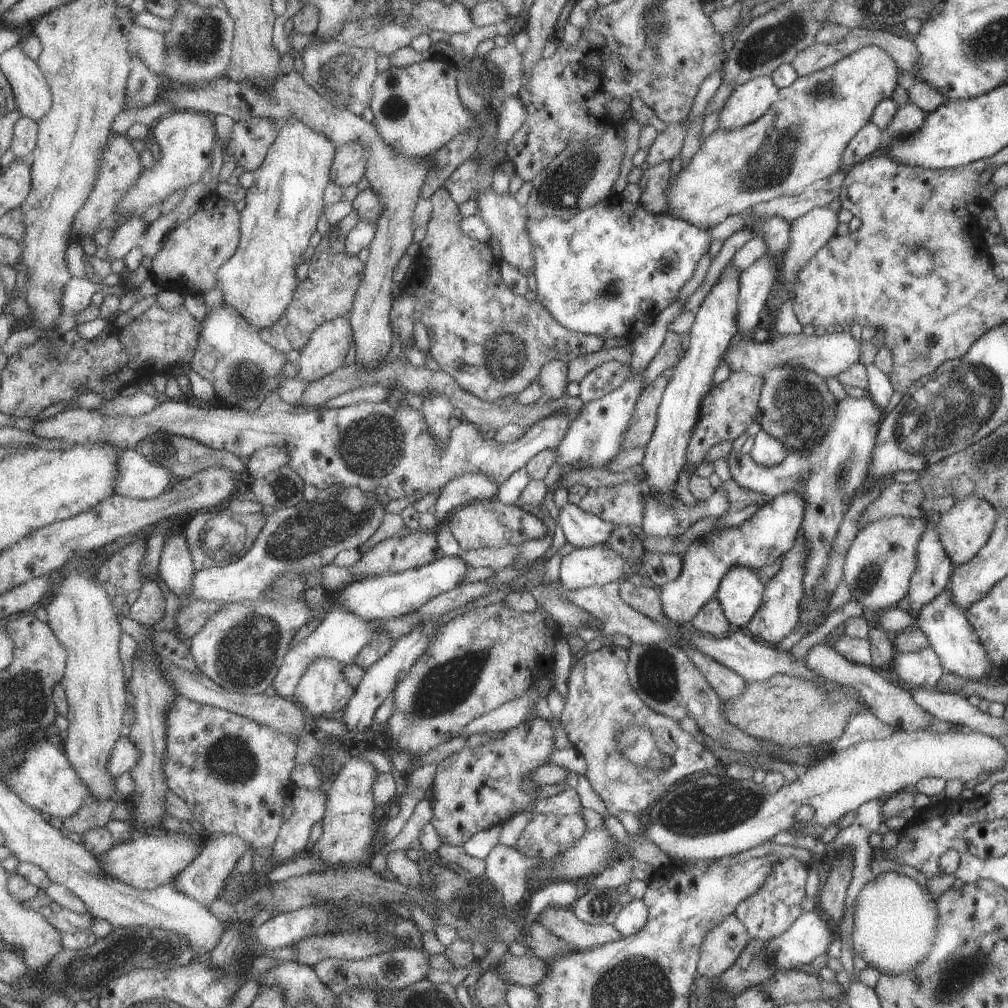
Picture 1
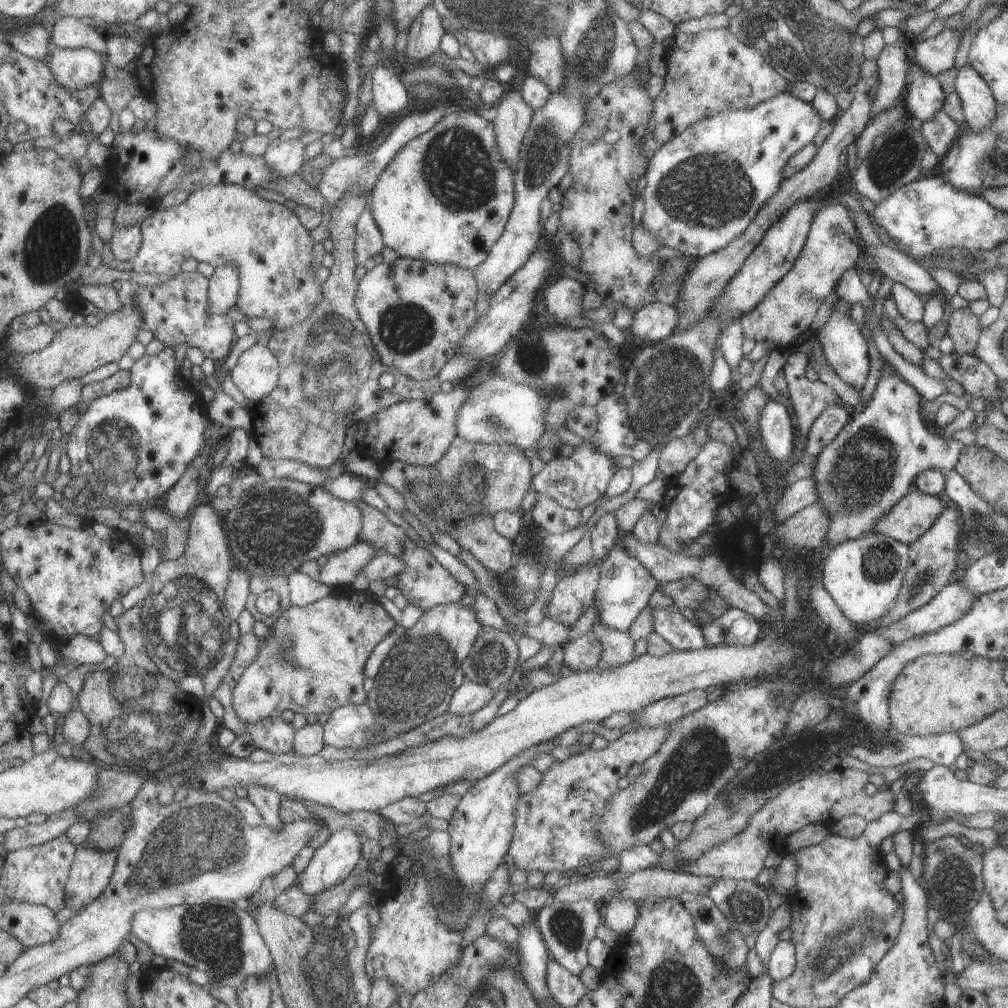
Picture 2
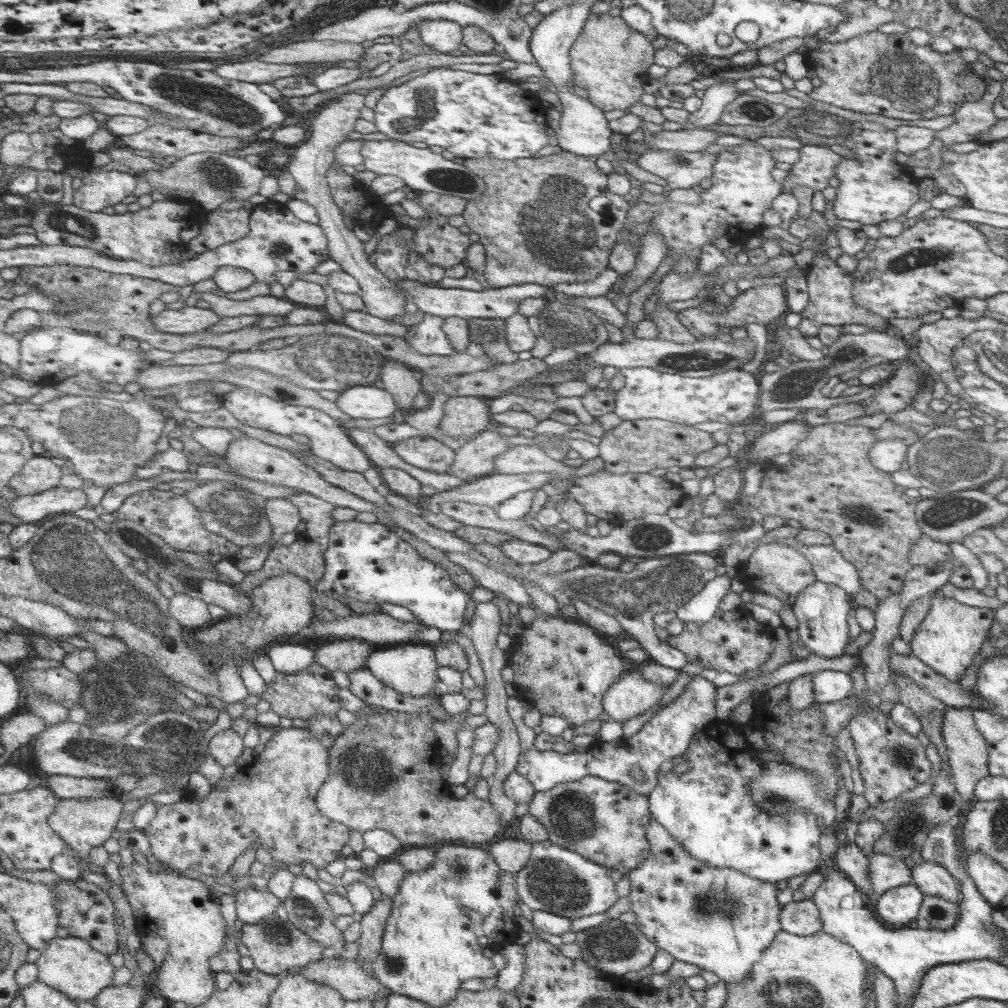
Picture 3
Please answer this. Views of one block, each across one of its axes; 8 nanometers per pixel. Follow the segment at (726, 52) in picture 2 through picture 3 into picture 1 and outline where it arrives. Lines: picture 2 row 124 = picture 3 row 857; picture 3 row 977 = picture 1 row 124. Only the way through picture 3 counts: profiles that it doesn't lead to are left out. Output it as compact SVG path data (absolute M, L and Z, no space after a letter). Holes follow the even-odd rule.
M762 75L737 86L719 110L719 130L734 130L760 119L780 94L770 75Z

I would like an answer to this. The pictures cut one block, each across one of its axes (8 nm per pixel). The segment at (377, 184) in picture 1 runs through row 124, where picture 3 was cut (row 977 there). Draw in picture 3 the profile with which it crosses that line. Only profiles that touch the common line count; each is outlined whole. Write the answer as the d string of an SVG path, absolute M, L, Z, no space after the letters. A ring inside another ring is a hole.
M322 958L292 973L300 973L310 981L336 989L346 1001L374 1001L392 993L374 975L364 972L356 959Z

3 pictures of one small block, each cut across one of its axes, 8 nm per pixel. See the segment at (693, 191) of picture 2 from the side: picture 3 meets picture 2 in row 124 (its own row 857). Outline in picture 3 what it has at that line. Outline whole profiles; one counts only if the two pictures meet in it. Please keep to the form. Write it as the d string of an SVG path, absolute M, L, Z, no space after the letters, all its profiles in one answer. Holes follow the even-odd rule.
M721 720L710 722L708 726L693 736L687 752L684 752L684 761L690 762L690 770L681 777L667 775L658 778L656 788L654 788L654 791L648 796L650 813L653 815L653 818L670 833L670 836L673 836L679 844L681 844L681 847L690 854L690 857L704 862L704 865L718 869L730 868L761 880L762 882L770 882L772 884L780 882L780 880L789 880L792 877L800 876L800 874L809 876L811 873L814 873L814 868L816 868L818 862L820 862L820 850L818 850L818 840L820 840L819 818L816 813L806 810L788 811L786 816L773 818L766 811L758 808L757 804L754 804L754 801L750 798L750 794L748 794L750 793L750 783L752 783L754 777L762 775L762 766L760 766L758 762L754 762L754 758L750 756L750 752L754 752L755 750L755 748L750 748L750 746L744 742L744 738L742 738L740 734L734 732L732 726L728 726L728 722L722 722Z

